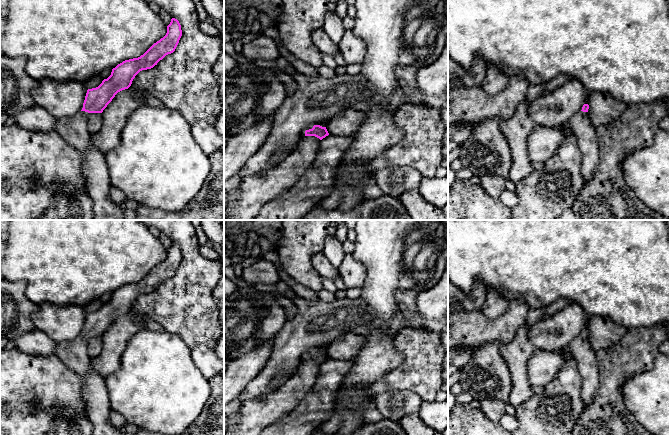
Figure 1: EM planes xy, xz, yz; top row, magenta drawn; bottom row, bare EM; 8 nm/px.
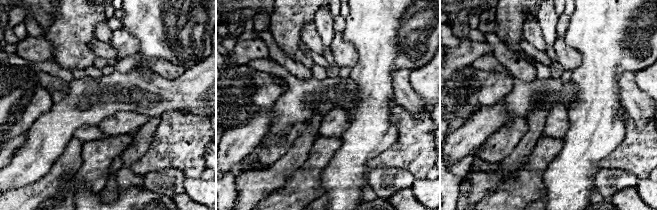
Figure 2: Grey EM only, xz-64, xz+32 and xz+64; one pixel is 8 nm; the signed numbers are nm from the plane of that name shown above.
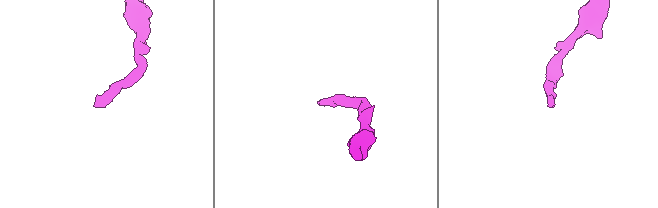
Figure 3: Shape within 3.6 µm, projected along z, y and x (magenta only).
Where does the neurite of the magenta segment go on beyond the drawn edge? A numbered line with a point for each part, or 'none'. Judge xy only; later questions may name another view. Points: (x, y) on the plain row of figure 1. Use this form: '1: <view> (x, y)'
1: xy (74, 354)

